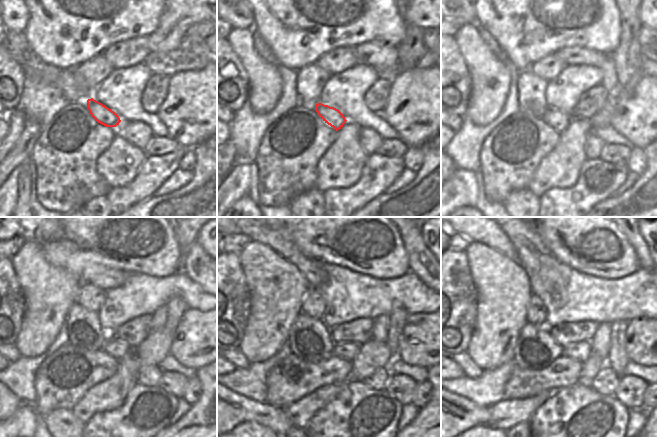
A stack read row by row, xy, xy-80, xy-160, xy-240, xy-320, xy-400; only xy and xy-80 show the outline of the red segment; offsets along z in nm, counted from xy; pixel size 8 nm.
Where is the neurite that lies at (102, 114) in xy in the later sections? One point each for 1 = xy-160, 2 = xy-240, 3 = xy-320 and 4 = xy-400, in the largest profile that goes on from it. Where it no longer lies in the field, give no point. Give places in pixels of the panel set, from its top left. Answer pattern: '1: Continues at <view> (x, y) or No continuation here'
1: Continues at xy-160 (558, 120)
2: Continues at xy-240 (117, 348)
3: Continues at xy-320 (348, 351)
4: Continues at xy-400 (580, 351).

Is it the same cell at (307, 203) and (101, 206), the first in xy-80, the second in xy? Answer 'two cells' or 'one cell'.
one cell

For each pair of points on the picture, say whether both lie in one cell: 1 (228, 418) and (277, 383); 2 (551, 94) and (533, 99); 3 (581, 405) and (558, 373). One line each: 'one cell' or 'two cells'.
1: two cells
2: two cells
3: two cells

